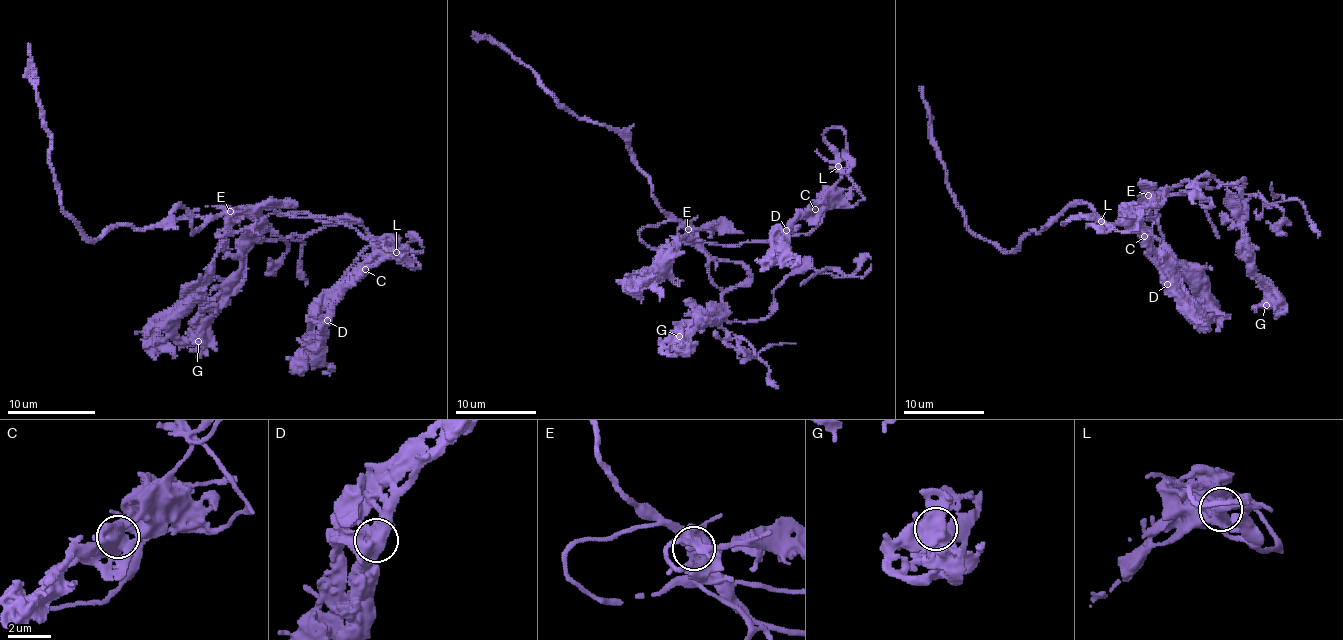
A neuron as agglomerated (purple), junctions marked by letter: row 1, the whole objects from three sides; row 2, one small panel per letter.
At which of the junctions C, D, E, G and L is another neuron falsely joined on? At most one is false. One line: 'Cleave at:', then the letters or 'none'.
Cleave at: none

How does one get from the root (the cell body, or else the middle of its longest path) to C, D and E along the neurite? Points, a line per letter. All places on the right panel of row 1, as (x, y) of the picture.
C: (1115, 223), (1143, 199), (1167, 186), (1164, 200), (1158, 205), (1147, 204), (1140, 211), (1139, 225), (1144, 236)
D: (1115, 223), (1143, 199), (1167, 186), (1158, 205), (1147, 204), (1140, 211), (1138, 233), (1167, 284)
E: (1115, 223), (1149, 195)

